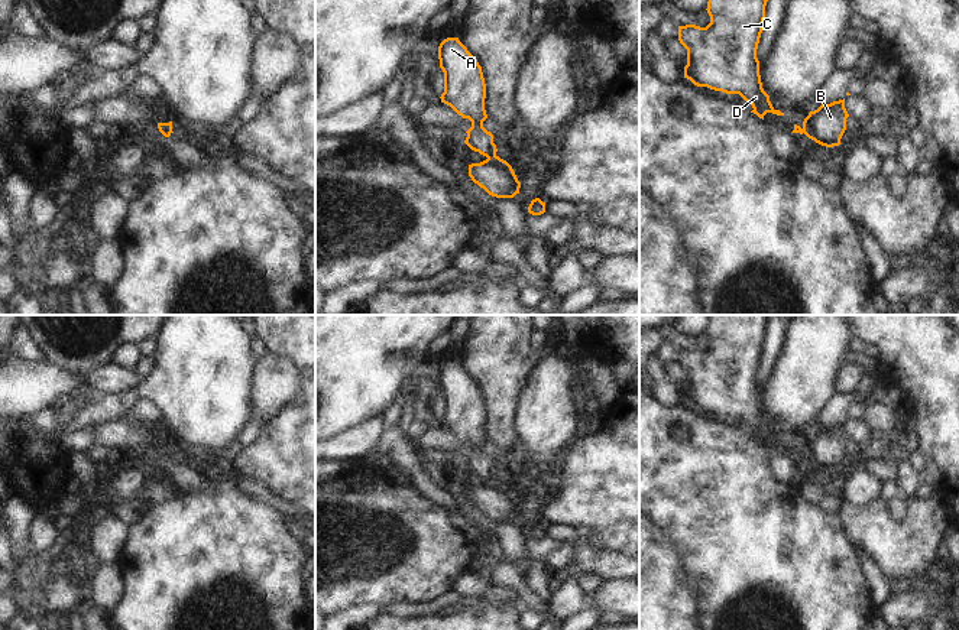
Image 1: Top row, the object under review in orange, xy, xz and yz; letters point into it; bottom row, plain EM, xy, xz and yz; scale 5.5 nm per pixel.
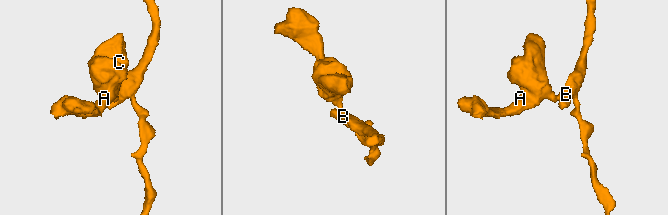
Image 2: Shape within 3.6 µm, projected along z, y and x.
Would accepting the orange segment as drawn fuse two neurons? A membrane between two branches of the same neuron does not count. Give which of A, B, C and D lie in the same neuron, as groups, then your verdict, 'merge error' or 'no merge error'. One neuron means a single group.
A C D / B; merge error

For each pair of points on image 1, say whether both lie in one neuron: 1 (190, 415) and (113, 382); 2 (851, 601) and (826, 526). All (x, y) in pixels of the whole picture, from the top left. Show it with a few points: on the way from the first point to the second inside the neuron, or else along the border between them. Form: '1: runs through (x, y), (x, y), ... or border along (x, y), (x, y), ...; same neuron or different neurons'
1: border along (142, 379), (130, 390); different neurons
2: runs through (832, 583), (826, 577), (826, 545); same neuron

